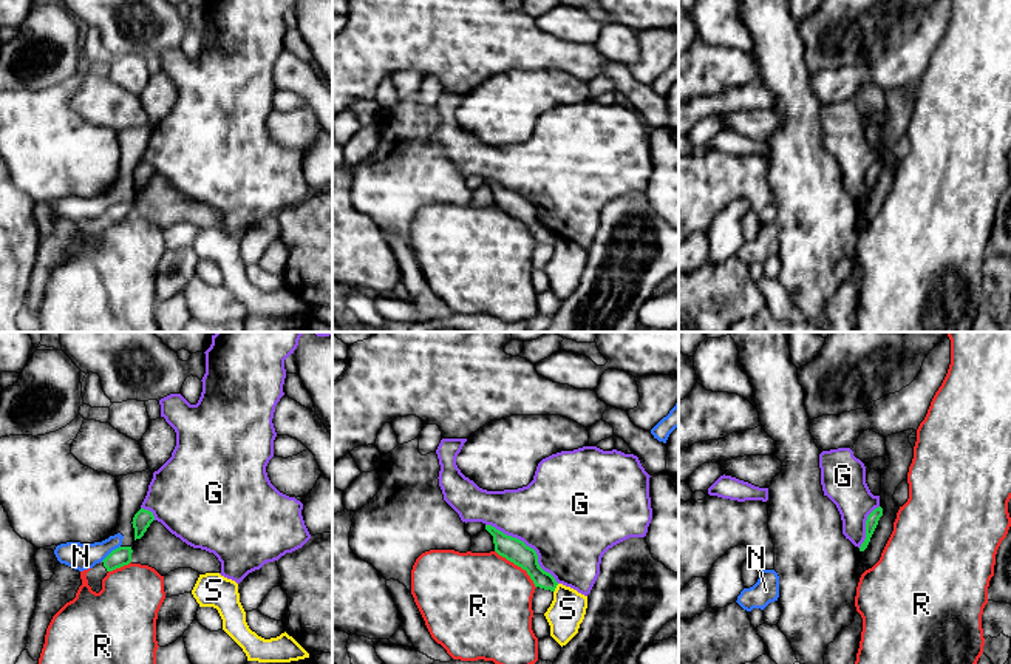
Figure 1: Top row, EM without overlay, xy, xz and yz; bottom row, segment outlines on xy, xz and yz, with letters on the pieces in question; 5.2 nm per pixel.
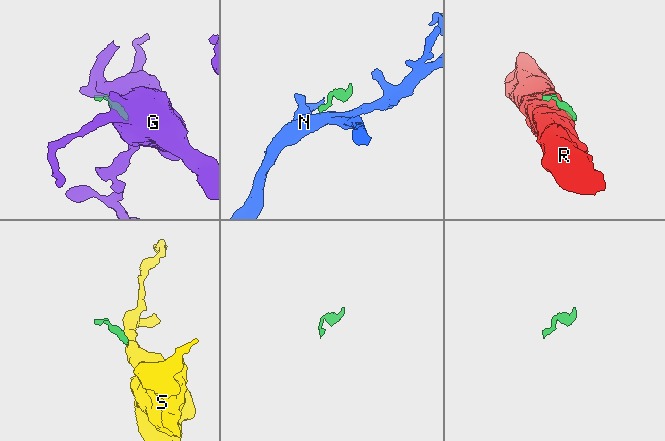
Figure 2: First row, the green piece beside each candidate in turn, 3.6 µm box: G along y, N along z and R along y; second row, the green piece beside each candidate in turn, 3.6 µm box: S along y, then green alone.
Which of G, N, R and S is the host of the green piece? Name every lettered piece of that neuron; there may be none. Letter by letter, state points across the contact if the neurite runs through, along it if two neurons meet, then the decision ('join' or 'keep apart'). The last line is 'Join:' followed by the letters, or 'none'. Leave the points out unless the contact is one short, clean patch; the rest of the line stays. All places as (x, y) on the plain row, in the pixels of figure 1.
G: keep apart
N: way xy (121, 210), (112, 206), (81, 210); join
R: keep apart
S: border xz (558, 238), (554, 246); keep apart
Join: N

